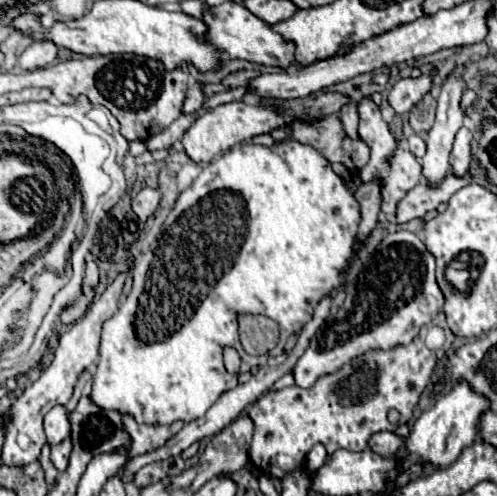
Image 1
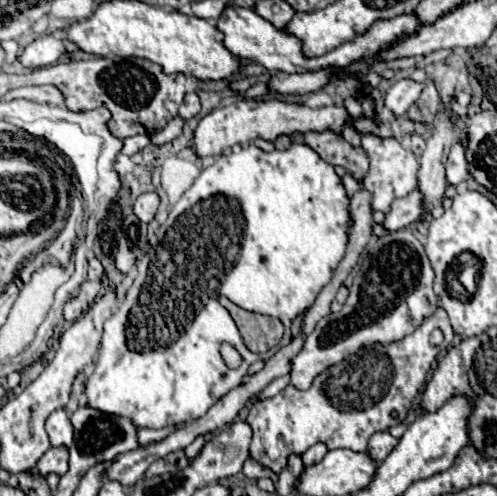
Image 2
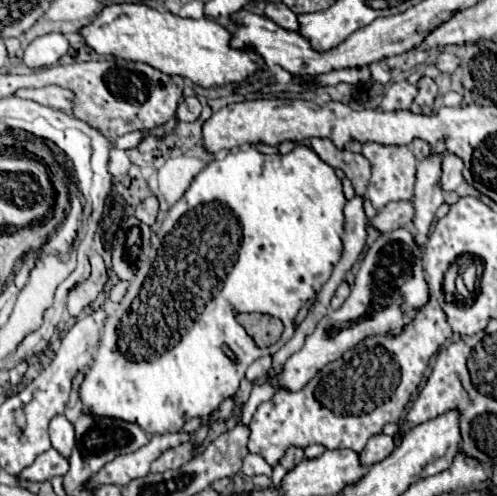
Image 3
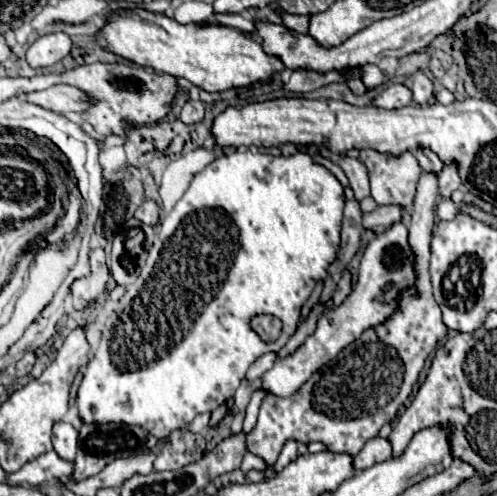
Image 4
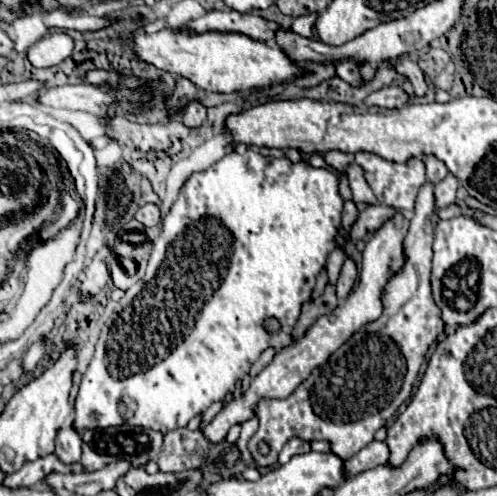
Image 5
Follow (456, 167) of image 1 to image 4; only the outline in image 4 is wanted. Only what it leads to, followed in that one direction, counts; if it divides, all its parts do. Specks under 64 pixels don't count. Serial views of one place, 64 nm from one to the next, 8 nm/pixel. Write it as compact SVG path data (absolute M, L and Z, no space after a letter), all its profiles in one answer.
M454 164L452 166L444 166L442 174L438 176L438 192L440 192L440 196L450 200L452 192L458 190L458 188L460 188L460 176L456 172L456 166Z

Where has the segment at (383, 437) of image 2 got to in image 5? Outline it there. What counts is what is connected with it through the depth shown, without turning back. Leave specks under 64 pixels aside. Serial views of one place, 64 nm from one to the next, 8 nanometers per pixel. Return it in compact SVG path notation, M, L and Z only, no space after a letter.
M370 442L366 448L362 448L358 454L354 454L352 458L344 460L344 476L356 476L364 470L372 470L380 464L388 462L388 446L384 442Z

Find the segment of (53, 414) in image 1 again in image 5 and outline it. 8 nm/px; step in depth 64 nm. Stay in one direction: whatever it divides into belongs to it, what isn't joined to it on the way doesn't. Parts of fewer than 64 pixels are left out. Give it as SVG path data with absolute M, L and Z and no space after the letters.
M64 426L56 436L56 452L60 462L78 464L82 458L82 438L72 426Z

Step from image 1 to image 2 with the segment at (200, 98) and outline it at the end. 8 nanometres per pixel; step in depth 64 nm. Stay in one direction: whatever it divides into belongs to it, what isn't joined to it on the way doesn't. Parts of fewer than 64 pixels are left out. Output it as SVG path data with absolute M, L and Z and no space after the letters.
M196 92L186 94L186 98L184 98L178 114L180 114L184 120L190 120L190 118L194 118L198 112L200 112L200 100L198 100Z

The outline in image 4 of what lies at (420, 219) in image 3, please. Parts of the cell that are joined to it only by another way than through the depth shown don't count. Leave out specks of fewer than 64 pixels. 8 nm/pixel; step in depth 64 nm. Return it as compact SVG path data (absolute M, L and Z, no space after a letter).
M424 172L418 182L408 228L408 244L414 254L416 282L398 292L396 300L400 306L394 310L394 314L382 324L364 330L358 340L354 340L334 360L314 372L312 378L304 382L302 388L292 396L278 398L268 394L262 400L258 424L246 436L246 446L268 466L274 466L282 446L288 440L298 440L304 444L320 440L328 446L330 452L356 456L370 438L378 436L378 430L386 422L392 422L392 418L398 414L398 408L410 398L428 354L448 332L442 322L442 310L432 296L428 274L432 228L436 206L440 202L436 180L436 174Z

